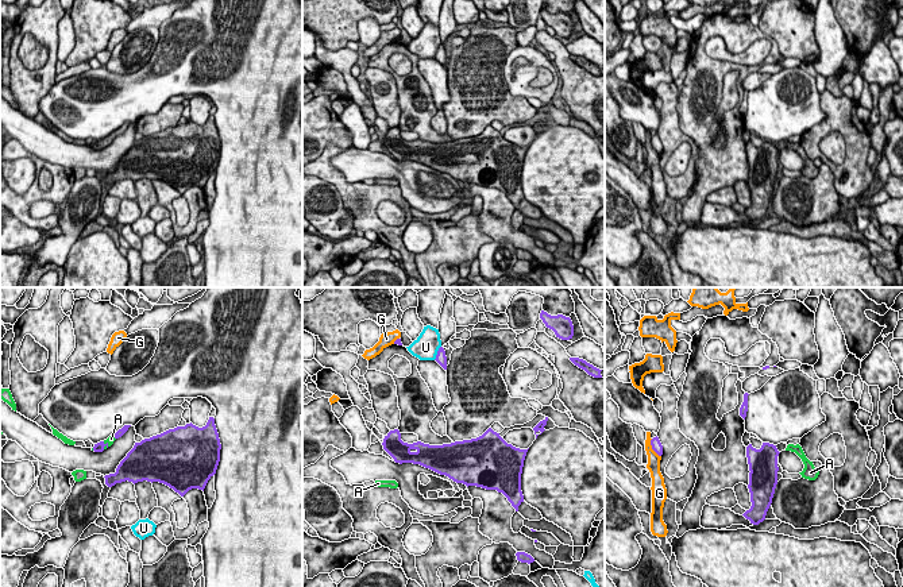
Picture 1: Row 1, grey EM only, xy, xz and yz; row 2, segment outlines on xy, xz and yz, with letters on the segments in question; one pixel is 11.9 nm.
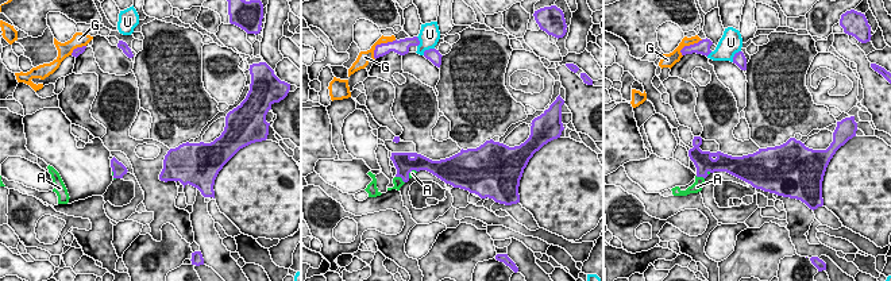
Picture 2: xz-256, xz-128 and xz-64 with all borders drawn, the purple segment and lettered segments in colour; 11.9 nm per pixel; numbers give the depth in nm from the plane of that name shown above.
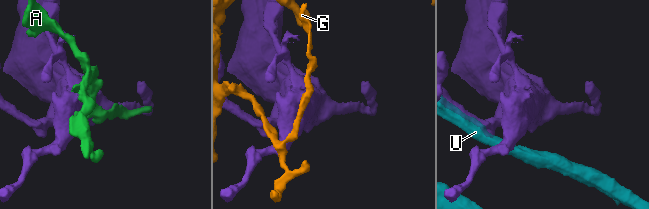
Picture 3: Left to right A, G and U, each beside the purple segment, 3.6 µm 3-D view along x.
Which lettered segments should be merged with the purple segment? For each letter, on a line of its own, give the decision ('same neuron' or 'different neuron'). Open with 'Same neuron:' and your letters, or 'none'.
Same neuron: A
A: same neuron
G: different neuron
U: different neuron

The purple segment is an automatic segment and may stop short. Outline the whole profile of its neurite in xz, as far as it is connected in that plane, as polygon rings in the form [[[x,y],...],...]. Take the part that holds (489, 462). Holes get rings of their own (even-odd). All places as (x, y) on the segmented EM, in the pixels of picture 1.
[[[491,428],[476,439],[443,445],[408,444],[394,429],[385,436],[382,445],[395,463],[420,464],[467,487],[497,490],[516,511],[524,502],[521,474],[528,449],[508,444]]]

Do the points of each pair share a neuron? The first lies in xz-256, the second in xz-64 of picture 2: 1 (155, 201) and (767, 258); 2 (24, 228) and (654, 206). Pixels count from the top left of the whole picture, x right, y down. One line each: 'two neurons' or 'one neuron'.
1: two neurons
2: two neurons

